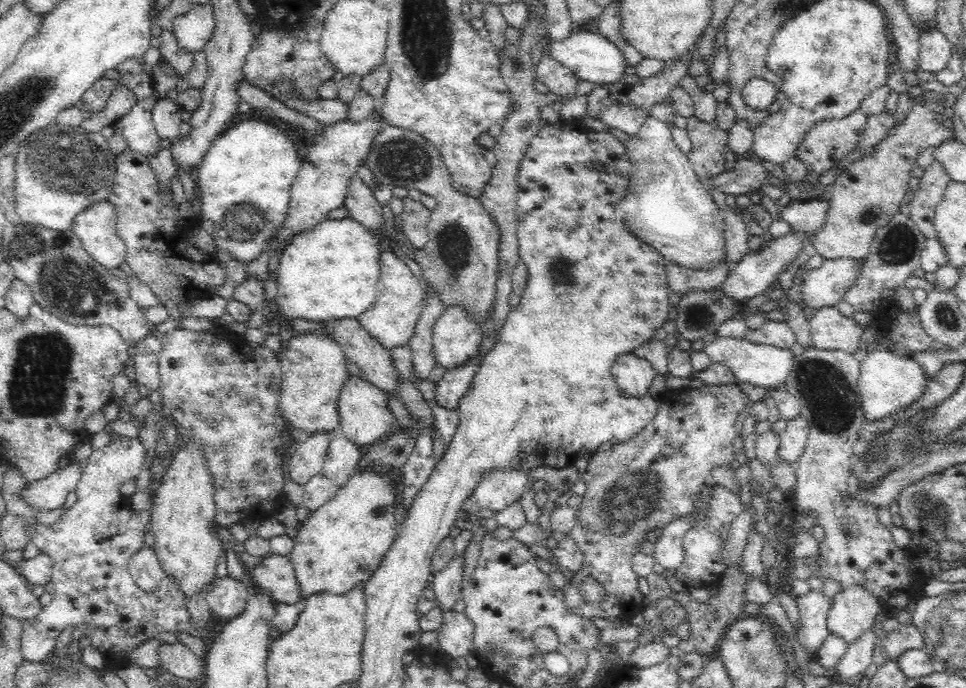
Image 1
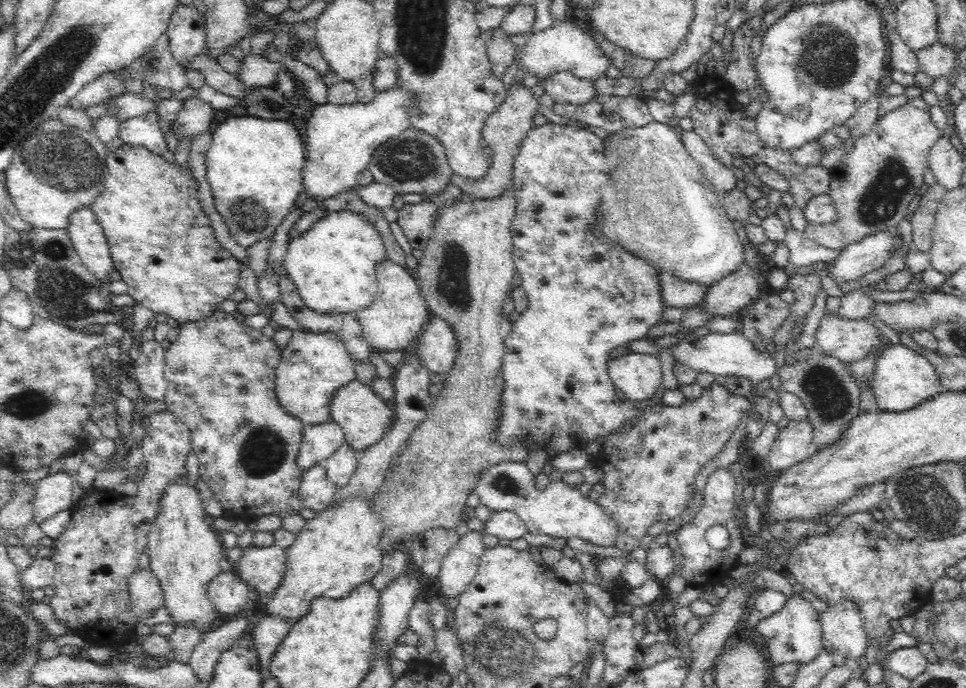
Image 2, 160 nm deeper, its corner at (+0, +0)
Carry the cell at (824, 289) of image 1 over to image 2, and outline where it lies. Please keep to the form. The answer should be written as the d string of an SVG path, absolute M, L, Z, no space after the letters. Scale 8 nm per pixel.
M890 230L876 232L866 236L862 242L854 242L835 256L828 266L828 276L834 284L842 286L848 282L856 282L864 274L878 269L889 258L887 250L894 247L895 240L891 240Z

